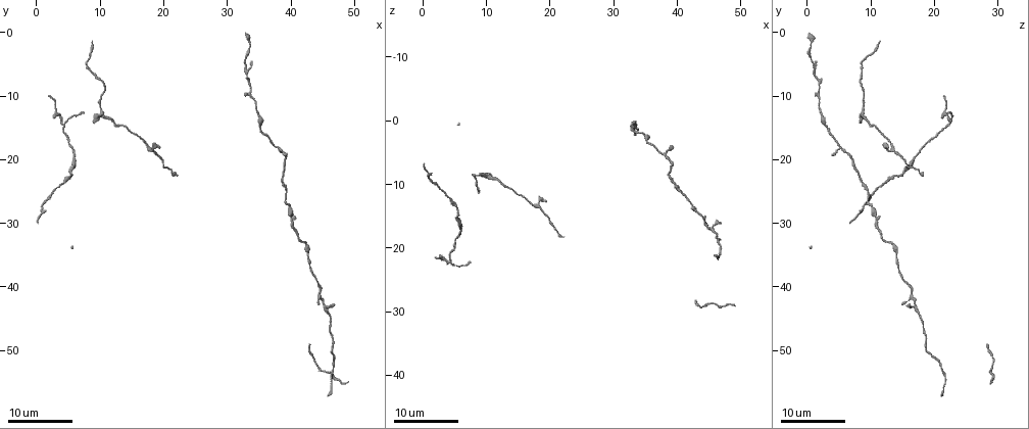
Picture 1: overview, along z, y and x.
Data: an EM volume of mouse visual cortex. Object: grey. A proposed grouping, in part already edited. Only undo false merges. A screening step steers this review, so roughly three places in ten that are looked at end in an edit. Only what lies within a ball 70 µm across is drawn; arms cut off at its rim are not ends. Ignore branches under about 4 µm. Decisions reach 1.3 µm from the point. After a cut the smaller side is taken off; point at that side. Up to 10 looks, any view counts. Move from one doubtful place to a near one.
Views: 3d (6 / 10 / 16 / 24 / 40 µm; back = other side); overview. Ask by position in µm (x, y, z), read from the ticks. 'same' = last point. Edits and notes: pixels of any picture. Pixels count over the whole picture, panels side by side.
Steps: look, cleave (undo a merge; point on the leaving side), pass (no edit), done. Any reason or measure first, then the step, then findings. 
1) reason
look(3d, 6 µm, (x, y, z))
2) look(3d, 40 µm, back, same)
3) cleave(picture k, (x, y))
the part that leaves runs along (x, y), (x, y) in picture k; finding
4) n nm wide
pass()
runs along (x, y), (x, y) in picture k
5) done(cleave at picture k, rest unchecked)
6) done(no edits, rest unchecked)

side arm on a straight run
look(3d, 16 µm, (45.0, 43.0, 17.0))

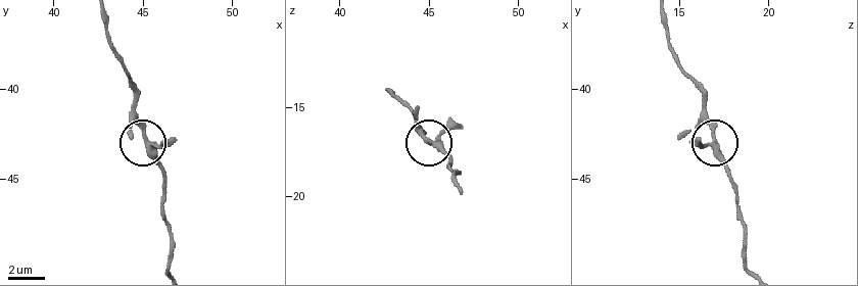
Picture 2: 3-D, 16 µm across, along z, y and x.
look(3d, 10 µm, (45.2, 42.6, 16.9))

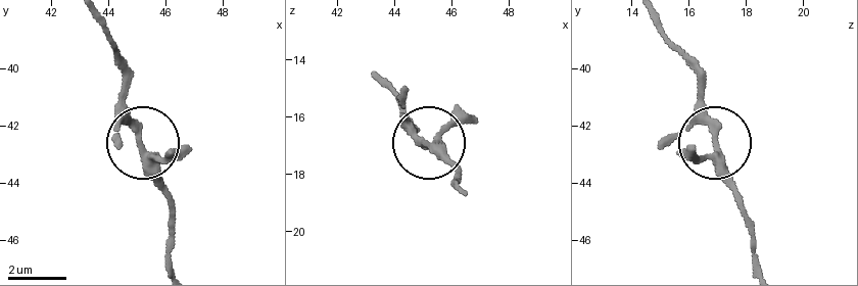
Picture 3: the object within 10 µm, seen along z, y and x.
pass()
runs along (656, 18), (698, 78), (714, 165), (736, 199) in picture 3; one neuron here

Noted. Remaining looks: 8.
calibre changes
look(3d, 24 µm, (46.0, 50.5, 19.0))

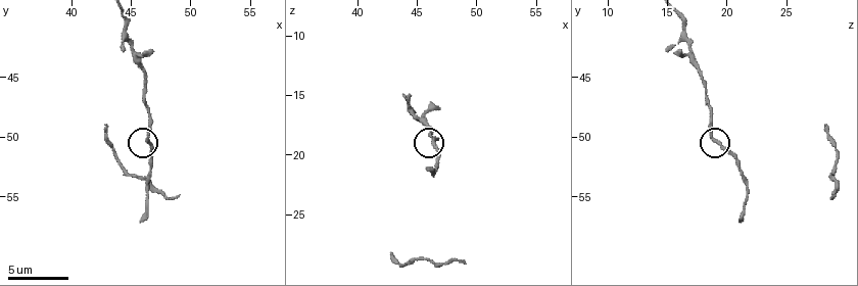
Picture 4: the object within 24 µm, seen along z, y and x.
look(3d, 10 µm, (46.4, 50.2, 18.8))

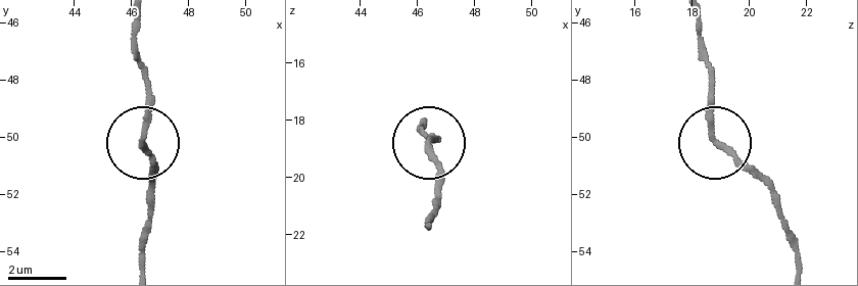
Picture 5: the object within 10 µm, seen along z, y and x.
pass()
runs along (697, 21), (697, 50), (711, 80), (711, 138), (774, 194) in picture 5; one neuron here

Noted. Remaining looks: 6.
three arms meet
look(3d, 24 µm, (4.5, 14.5, 22.5))

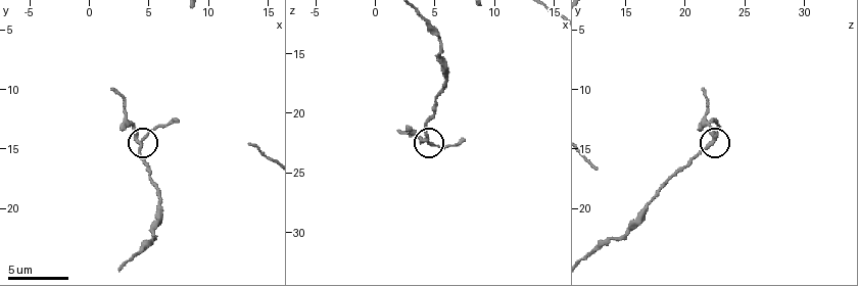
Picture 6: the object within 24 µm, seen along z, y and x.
look(3d, 6 µm, (4.4, 14.6, 22.0))

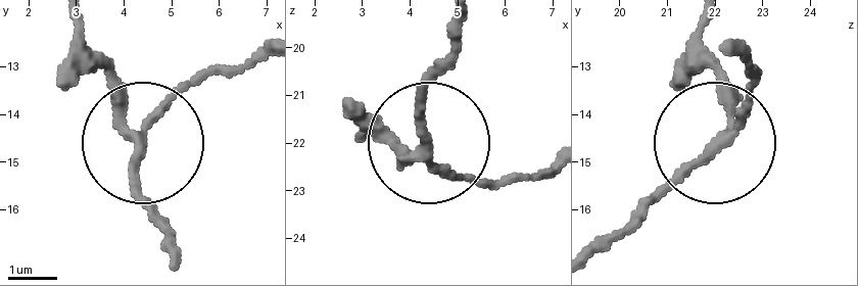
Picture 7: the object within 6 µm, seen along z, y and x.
pass()
continuous, no second neuron

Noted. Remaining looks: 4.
arms part here
look(3d, 16 µm, (10.0, 12.5, 9.0))

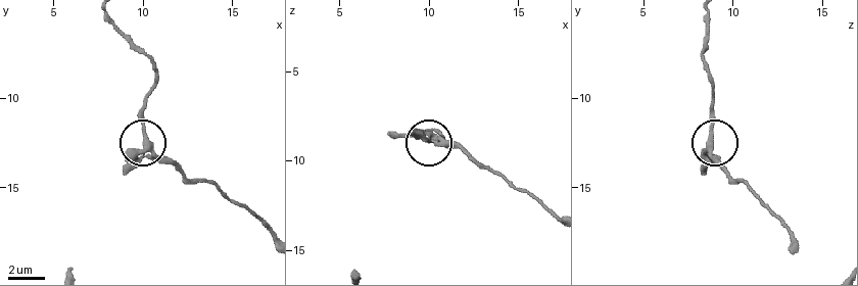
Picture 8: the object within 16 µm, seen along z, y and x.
look(3d, 6 µm, (10.2, 12.8, 8.7))

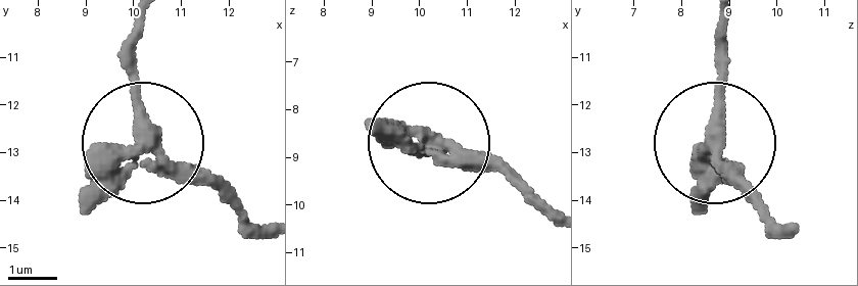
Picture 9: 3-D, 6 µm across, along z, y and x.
pass()
continuous, no second neuron

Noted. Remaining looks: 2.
look(3d, 10 µm, (5.6, 21.4, 15.8))

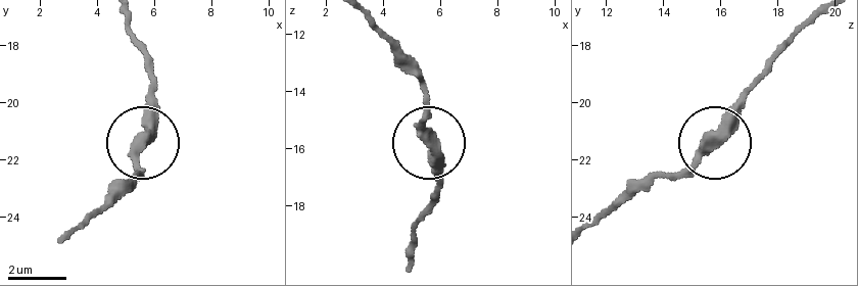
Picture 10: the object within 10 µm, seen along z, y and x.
other side
look(3d, 10 µm, back, (5.6, 21.5, 15.6))

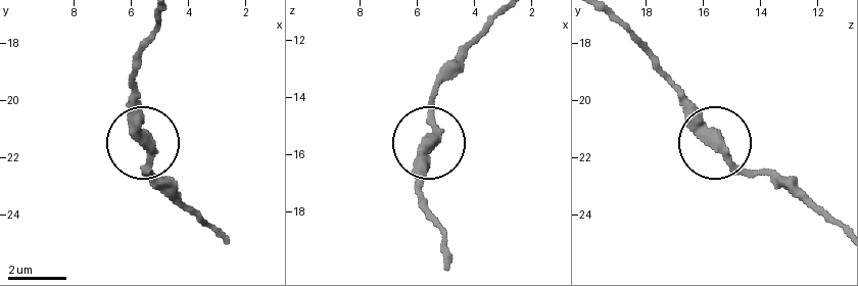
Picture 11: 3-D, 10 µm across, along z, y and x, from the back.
pass()
one neuron here

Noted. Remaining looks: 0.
done(no edits, rest unchecked)

